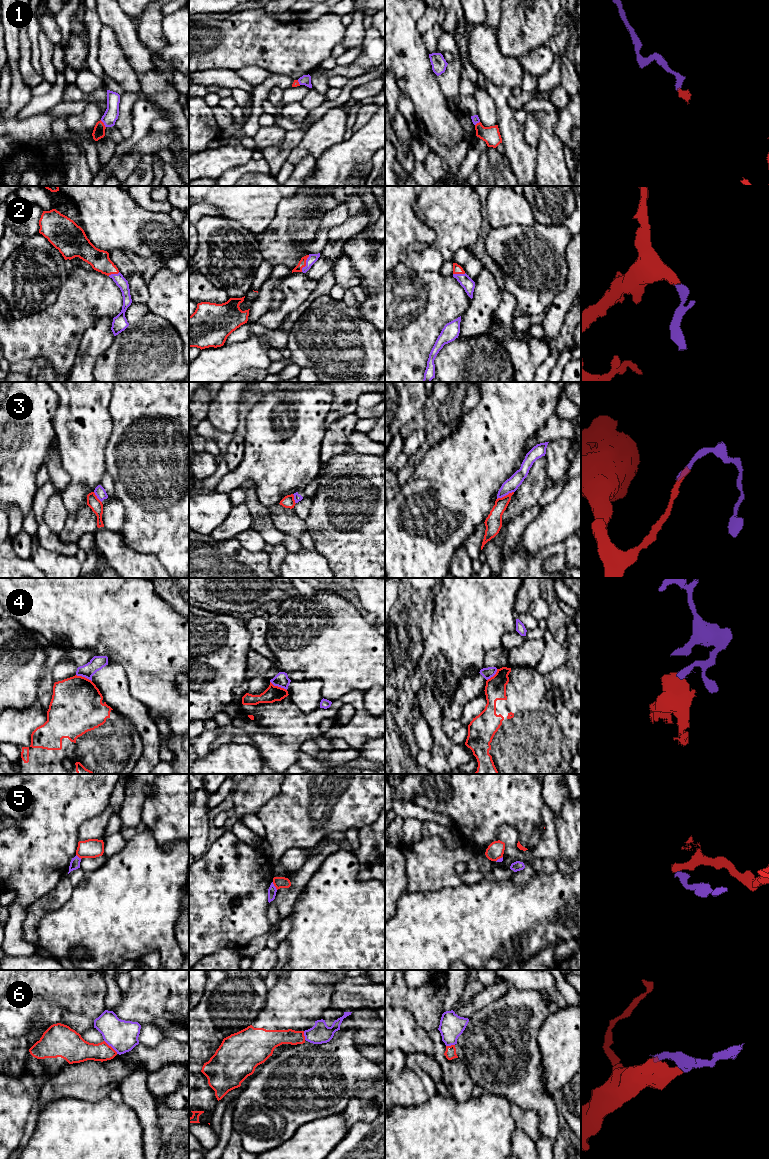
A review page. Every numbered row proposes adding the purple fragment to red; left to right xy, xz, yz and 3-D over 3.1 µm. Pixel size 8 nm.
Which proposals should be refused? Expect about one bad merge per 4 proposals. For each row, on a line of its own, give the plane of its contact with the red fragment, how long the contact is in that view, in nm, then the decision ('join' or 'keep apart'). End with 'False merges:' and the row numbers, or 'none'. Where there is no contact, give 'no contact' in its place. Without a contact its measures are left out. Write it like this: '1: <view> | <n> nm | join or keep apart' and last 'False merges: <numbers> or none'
1: xy | 80 nm | keep apart
2: xz | 150 nm | join
3: yz | 150 nm | keep apart
4: xz | 150 nm | keep apart
5: xz | 80 nm | keep apart
6: xy | 160 nm | keep apart
False merges: 1, 3, 4, 5, 6

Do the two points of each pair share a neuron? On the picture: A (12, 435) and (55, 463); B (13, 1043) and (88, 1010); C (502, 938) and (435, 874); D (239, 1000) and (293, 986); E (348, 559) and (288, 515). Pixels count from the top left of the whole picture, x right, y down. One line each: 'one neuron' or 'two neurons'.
A: two neurons
B: one neuron
C: two neurons
D: two neurons
E: two neurons

